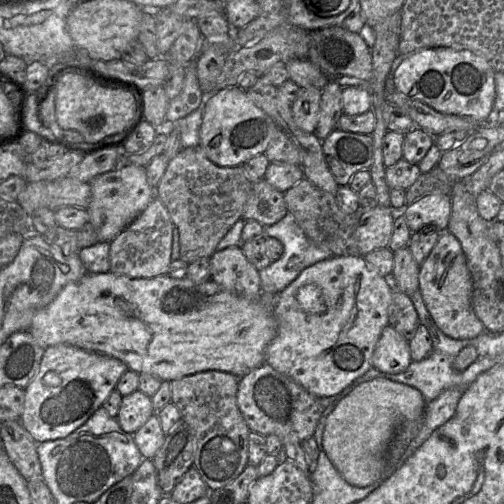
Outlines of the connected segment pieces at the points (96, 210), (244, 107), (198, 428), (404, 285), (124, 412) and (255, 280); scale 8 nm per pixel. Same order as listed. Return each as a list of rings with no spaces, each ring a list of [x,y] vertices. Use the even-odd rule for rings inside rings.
[[[120,164],[112,171],[95,176],[89,181],[92,196],[88,207],[89,222],[99,236],[99,242],[111,242],[133,222],[156,196],[146,174],[146,167]]]
[[[239,86],[227,87],[206,96],[199,131],[199,145],[209,160],[218,166],[240,166],[265,152],[279,126],[257,107]]]
[[[208,370],[171,381],[171,402],[178,408],[181,419],[188,424],[194,436],[193,466],[208,486],[208,493],[235,480],[249,465],[248,435],[251,430],[237,405],[240,378],[224,371]]]
[[[408,246],[394,252],[394,266],[390,281],[411,297],[419,289],[420,265],[415,261]]]
[[[139,389],[123,396],[116,420],[127,433],[133,434],[155,414],[152,399]]]
[[[240,245],[216,250],[210,257],[210,279],[225,290],[249,299],[257,299],[262,292],[259,271],[249,262]]]

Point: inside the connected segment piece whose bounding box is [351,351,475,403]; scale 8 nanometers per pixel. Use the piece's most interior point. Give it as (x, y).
(431, 376)

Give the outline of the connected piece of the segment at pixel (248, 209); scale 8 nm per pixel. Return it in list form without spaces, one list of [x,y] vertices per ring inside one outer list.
[[[263,178],[252,184],[242,218],[269,226],[280,221],[287,212],[284,193]]]

